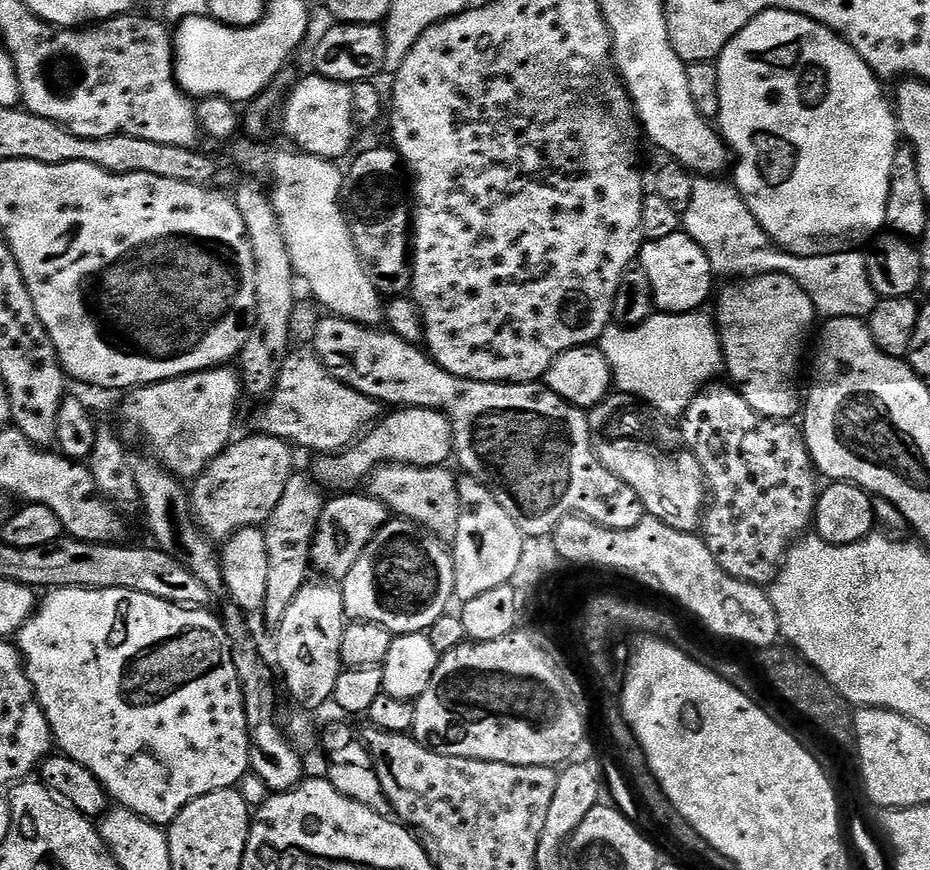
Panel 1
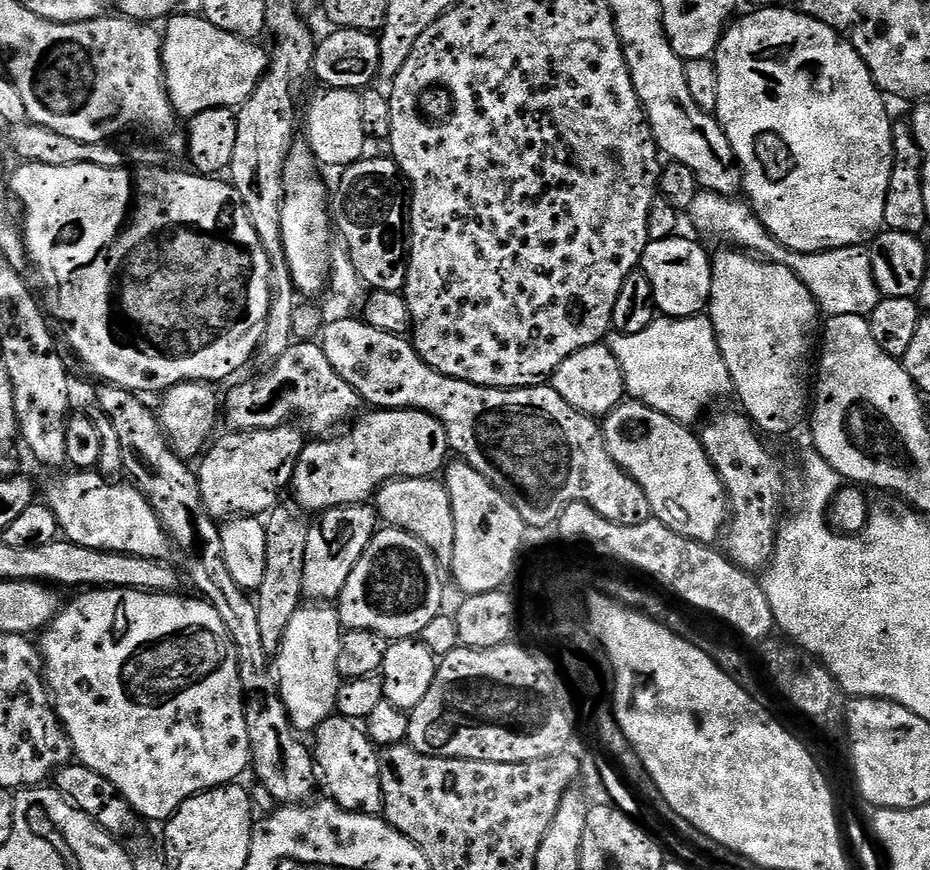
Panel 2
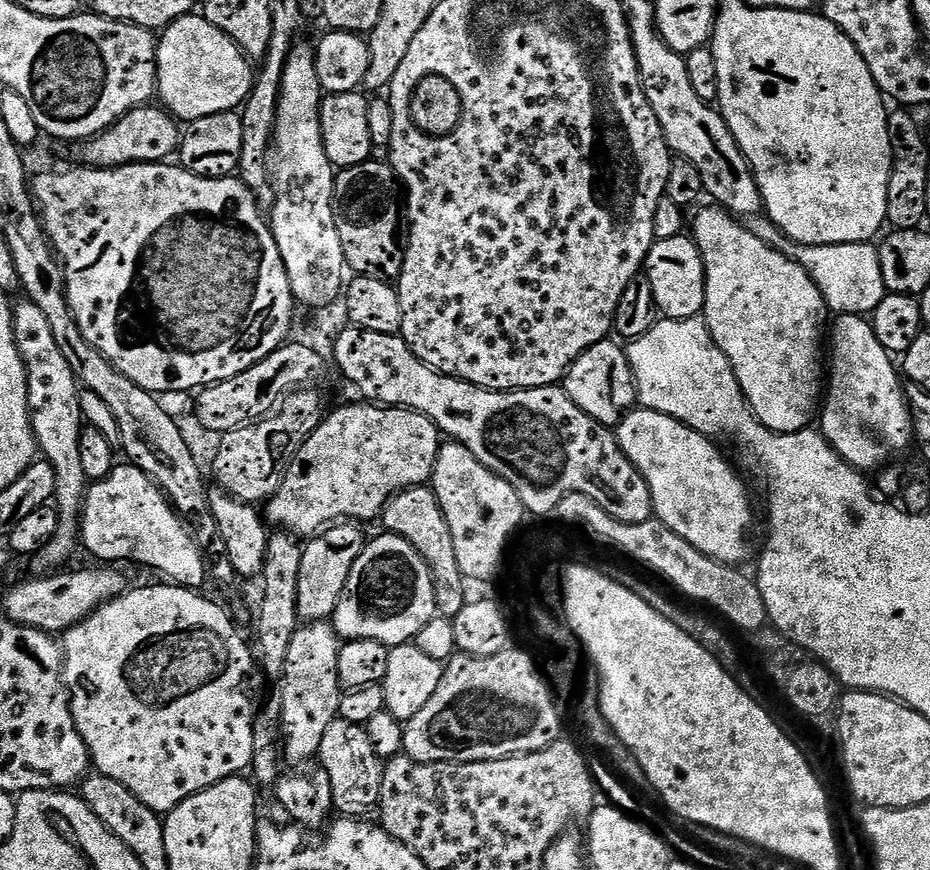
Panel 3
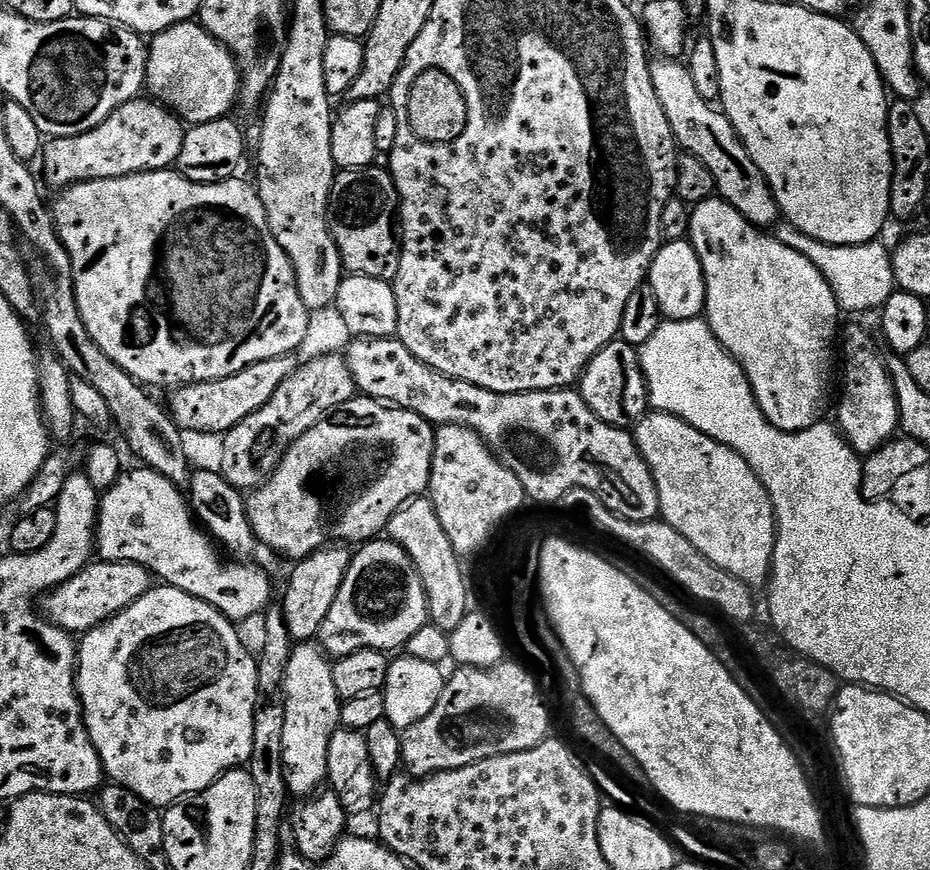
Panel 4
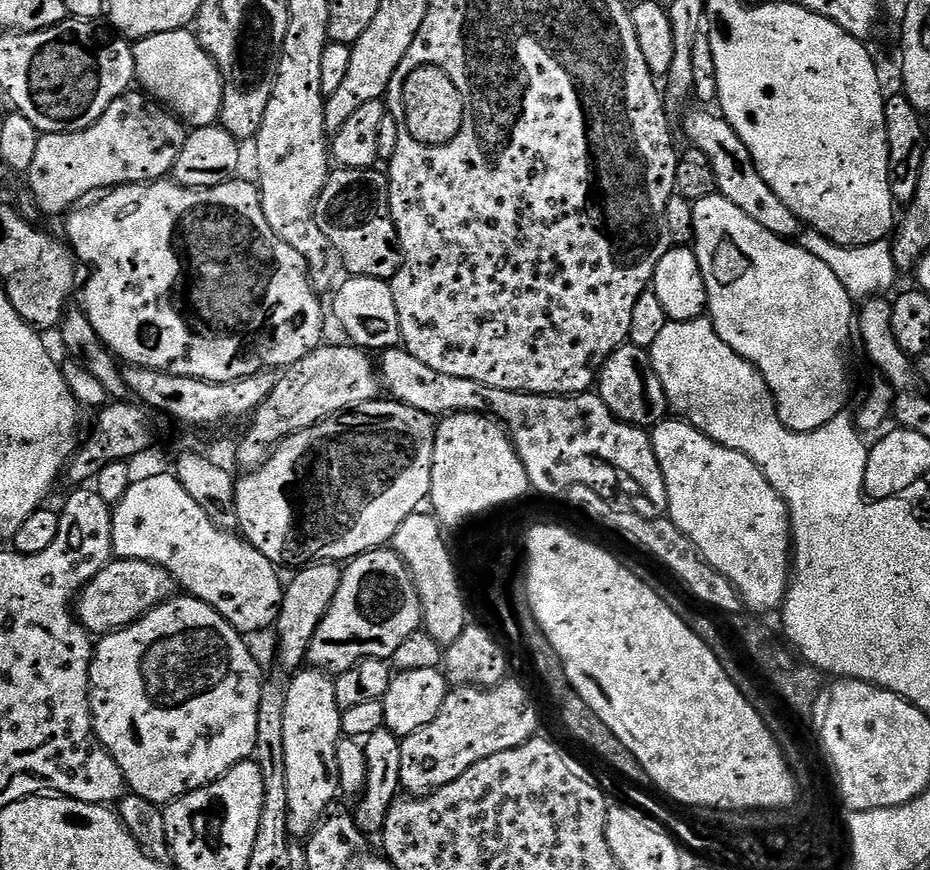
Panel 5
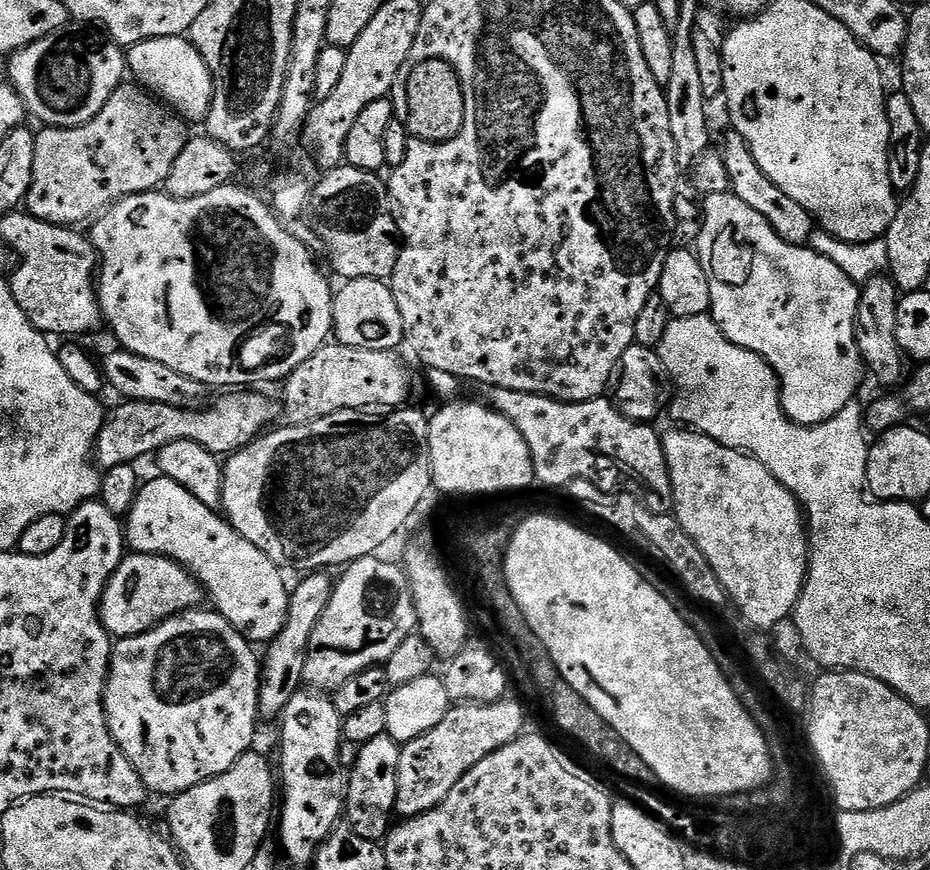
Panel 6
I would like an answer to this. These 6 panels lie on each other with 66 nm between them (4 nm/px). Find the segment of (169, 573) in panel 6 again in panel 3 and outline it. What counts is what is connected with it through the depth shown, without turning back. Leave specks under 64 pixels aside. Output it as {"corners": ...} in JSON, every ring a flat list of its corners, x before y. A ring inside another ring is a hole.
{"corners":[[96,566,82,572,64,572,44,574,41,580,28,580,17,588,12,588,4,596,3,615,15,624,24,624,28,628,37,628,49,634,63,634,75,624,97,612,103,604,109,604,126,591,124,576,115,572,112,566],[64,572,64,573,63,573],[60,575,61,576,56,576],[57,632,57,633,56,633]]}

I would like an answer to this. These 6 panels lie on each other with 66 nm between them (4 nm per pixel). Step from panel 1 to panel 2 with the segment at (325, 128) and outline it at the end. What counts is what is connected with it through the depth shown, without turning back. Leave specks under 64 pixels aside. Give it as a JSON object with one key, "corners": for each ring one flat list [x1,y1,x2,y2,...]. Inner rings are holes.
{"corners":[[325,87,308,104,308,113,302,116,302,132,306,137,308,149,316,156,317,165,335,170,343,170,354,162,365,159,364,147,370,144,370,137,366,134,366,126,362,126,362,98,355,88,329,88]]}

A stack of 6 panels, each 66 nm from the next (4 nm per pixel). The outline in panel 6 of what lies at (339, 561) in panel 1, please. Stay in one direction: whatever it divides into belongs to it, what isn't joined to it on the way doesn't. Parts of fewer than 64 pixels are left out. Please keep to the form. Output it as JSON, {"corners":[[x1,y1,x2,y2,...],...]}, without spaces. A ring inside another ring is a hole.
{"corners":[[308,574,303,577,300,585,291,589,288,598,288,617,282,626,282,630,267,645,262,656,260,669,260,703,259,715,283,717,290,698,294,698,296,692,301,691,304,684,304,663,306,662,306,650,310,642,310,634,314,634,314,626,318,618,326,610,326,606,332,597,334,587,333,577,328,574]]}

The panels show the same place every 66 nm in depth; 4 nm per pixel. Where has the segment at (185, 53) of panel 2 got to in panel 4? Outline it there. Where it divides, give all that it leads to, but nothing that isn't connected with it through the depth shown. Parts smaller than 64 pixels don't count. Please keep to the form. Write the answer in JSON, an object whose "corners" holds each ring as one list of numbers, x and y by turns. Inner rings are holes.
{"corners":[[199,22,176,24,165,32,157,32,148,44,148,83,147,91,165,108,176,113,185,125,205,124,225,119,228,112,238,104,240,95,240,71,236,59,228,52,225,44,215,40]]}

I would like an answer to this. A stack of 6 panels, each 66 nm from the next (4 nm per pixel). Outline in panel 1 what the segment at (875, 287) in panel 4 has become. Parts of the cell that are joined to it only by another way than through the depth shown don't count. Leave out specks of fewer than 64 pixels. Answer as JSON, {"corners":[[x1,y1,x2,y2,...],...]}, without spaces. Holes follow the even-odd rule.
{"corners":[[720,178,693,179,694,194,690,194,690,202,682,213,682,230,710,258,710,266,717,277,732,276,728,278,751,278,765,276,777,272,783,276,794,278,806,290,810,302,816,307,817,313,824,318,854,318,864,320,876,309,877,295,874,286,870,286,870,274,866,274,866,255,860,252,829,251,822,256,796,256,793,252,785,252,783,248,772,243,762,226,754,218,750,206,740,196,740,192,731,183,723,184]]}

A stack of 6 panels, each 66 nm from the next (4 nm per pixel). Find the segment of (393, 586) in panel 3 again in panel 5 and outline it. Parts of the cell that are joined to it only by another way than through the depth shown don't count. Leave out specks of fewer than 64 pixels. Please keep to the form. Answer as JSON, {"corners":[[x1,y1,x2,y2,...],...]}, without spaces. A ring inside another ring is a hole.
{"corners":[[376,548,343,569,338,594,334,594,330,610,310,642,307,663,321,672,339,674,366,658,388,660,421,628,420,599,410,570,397,552]]}

